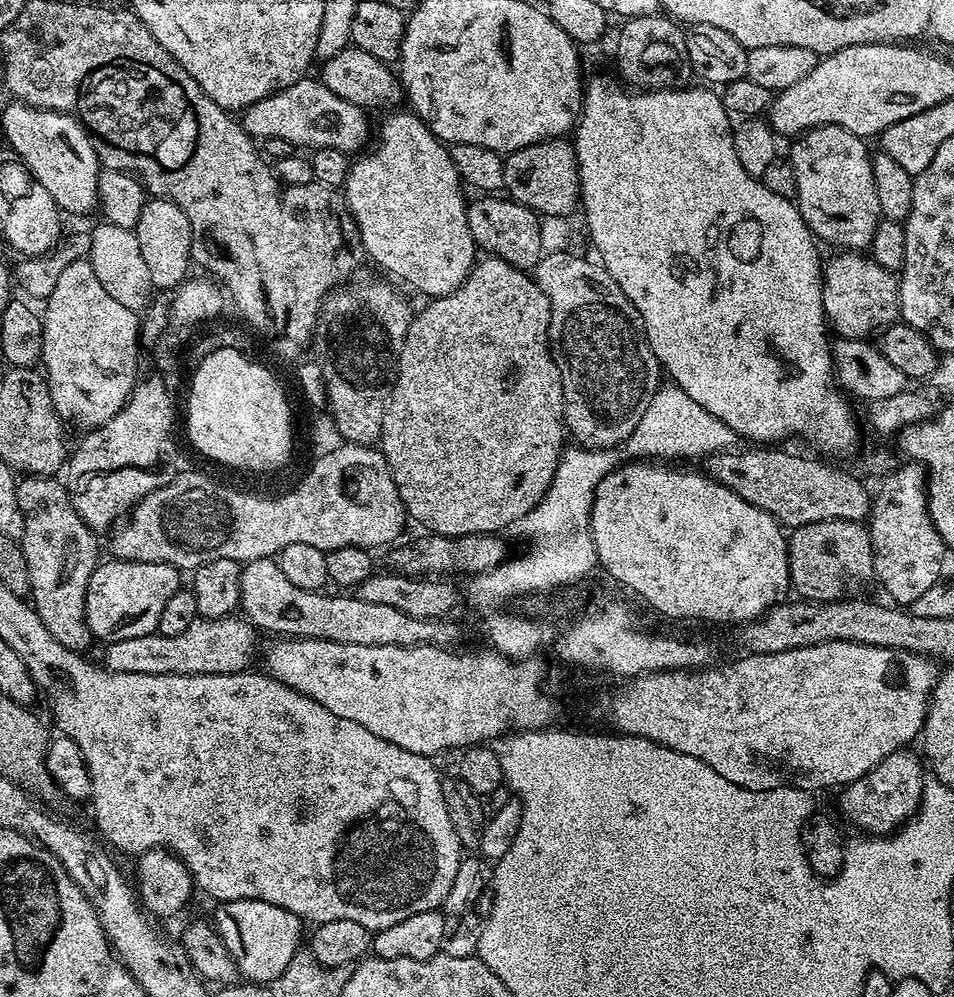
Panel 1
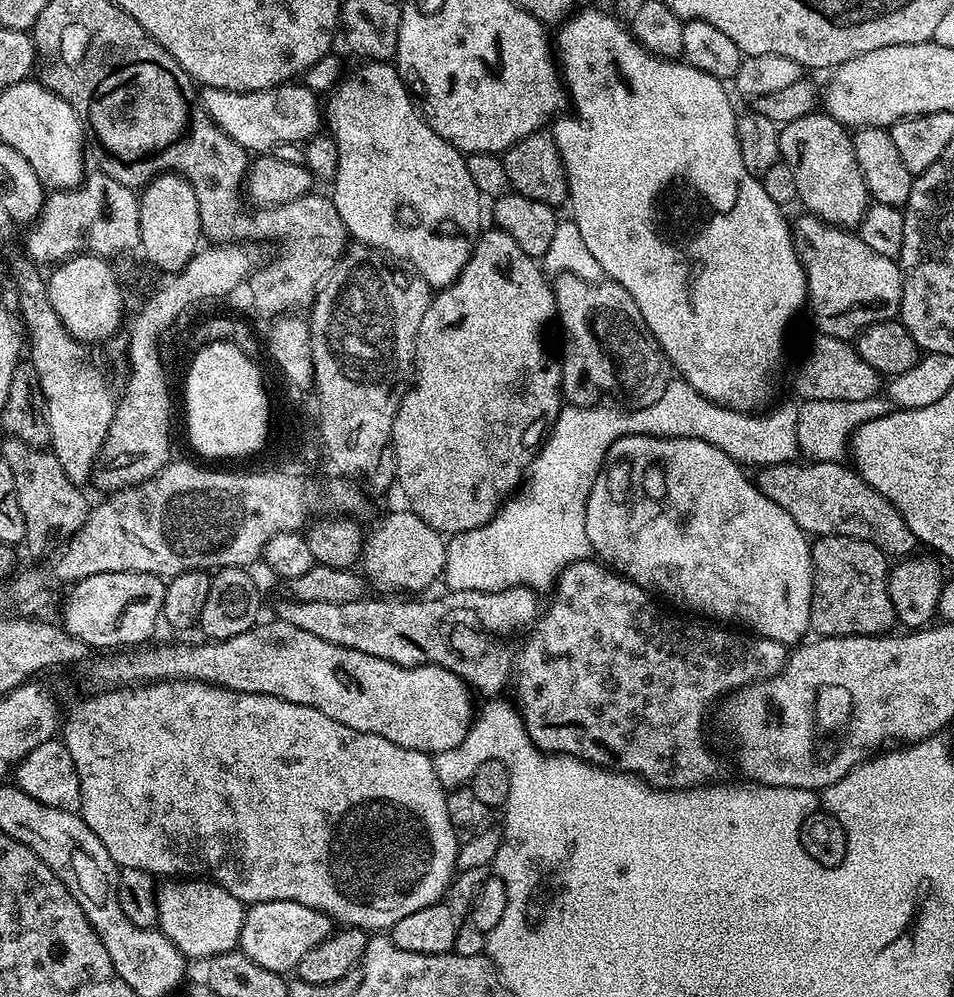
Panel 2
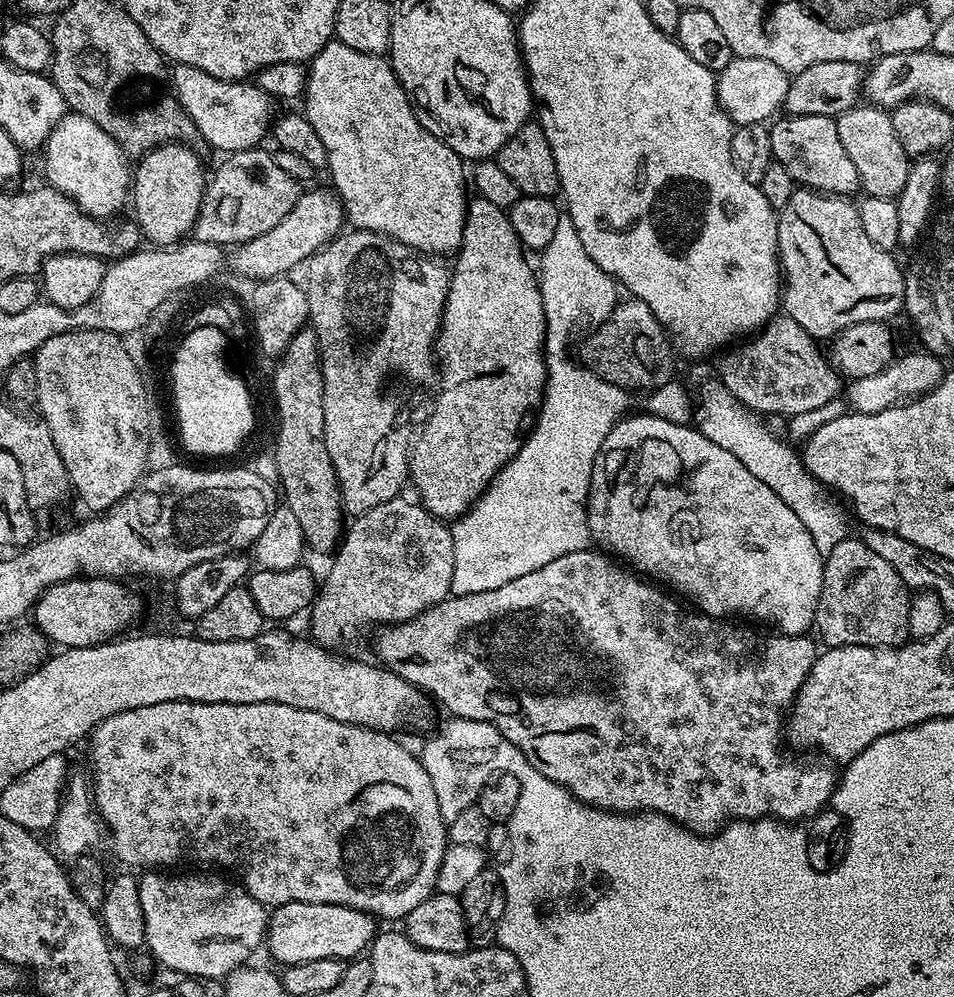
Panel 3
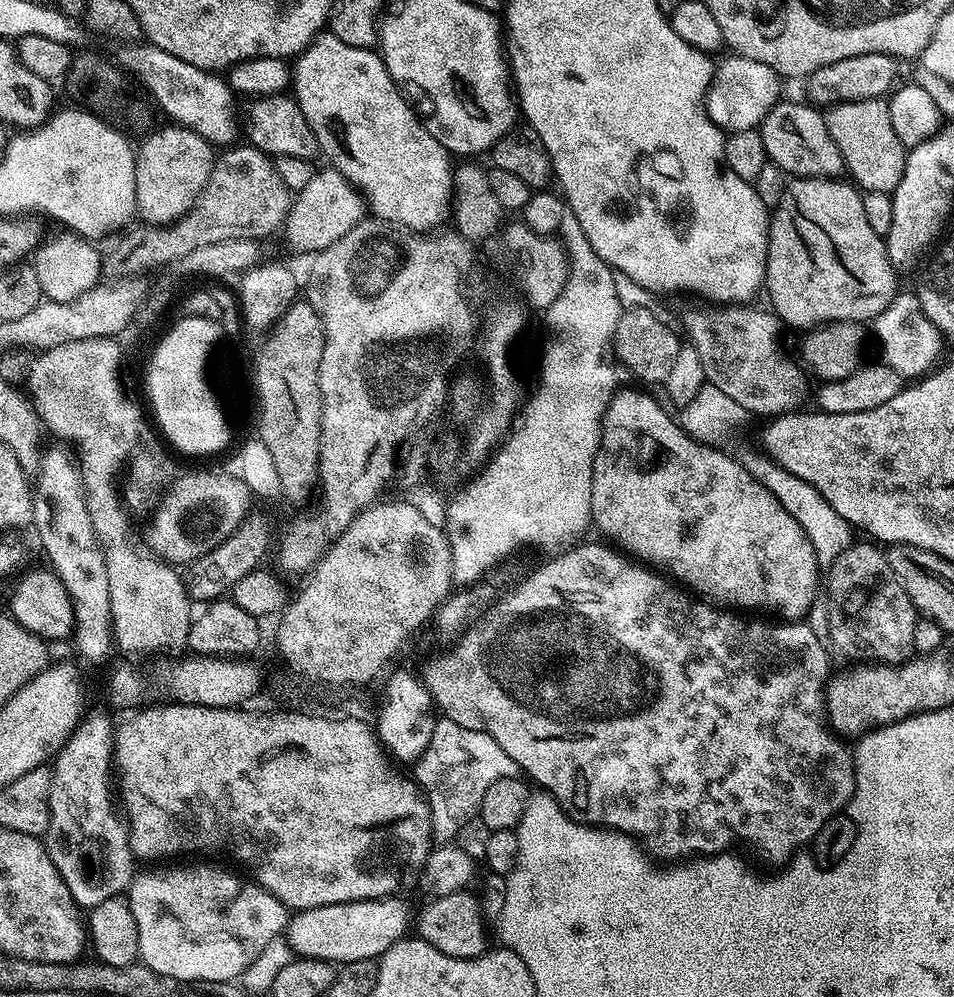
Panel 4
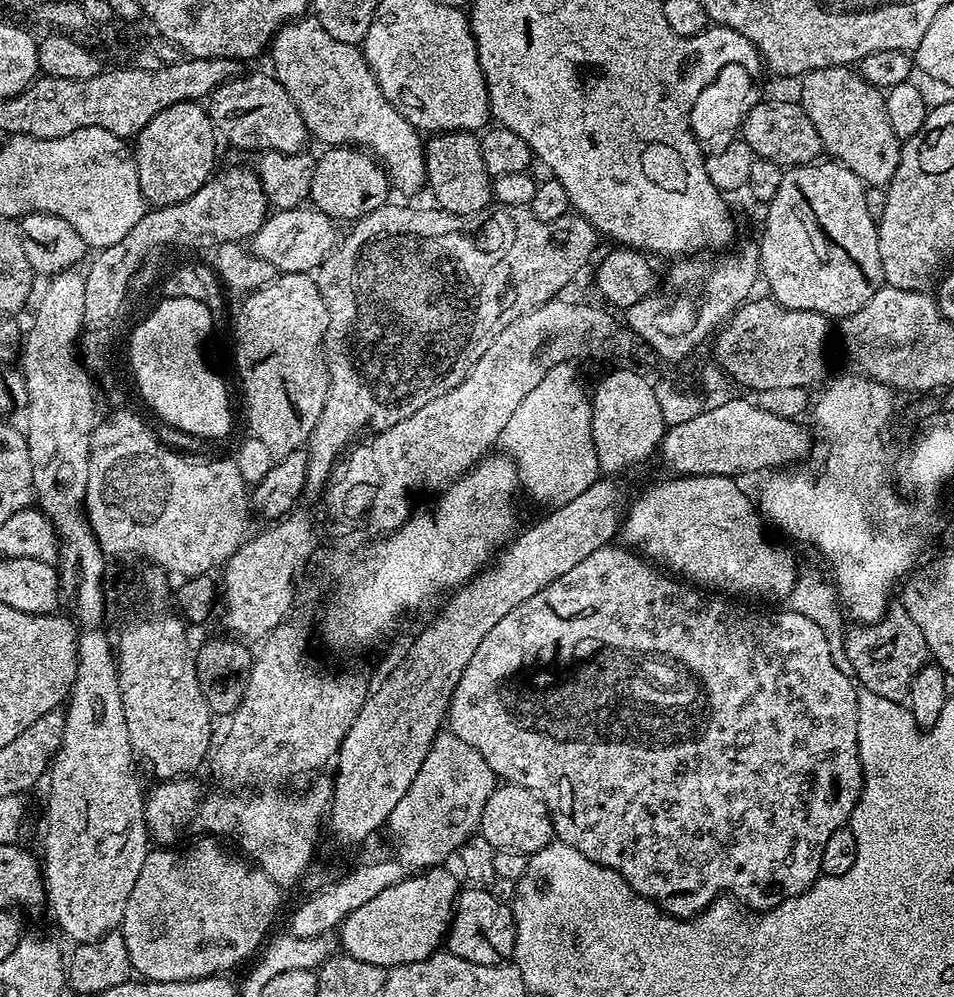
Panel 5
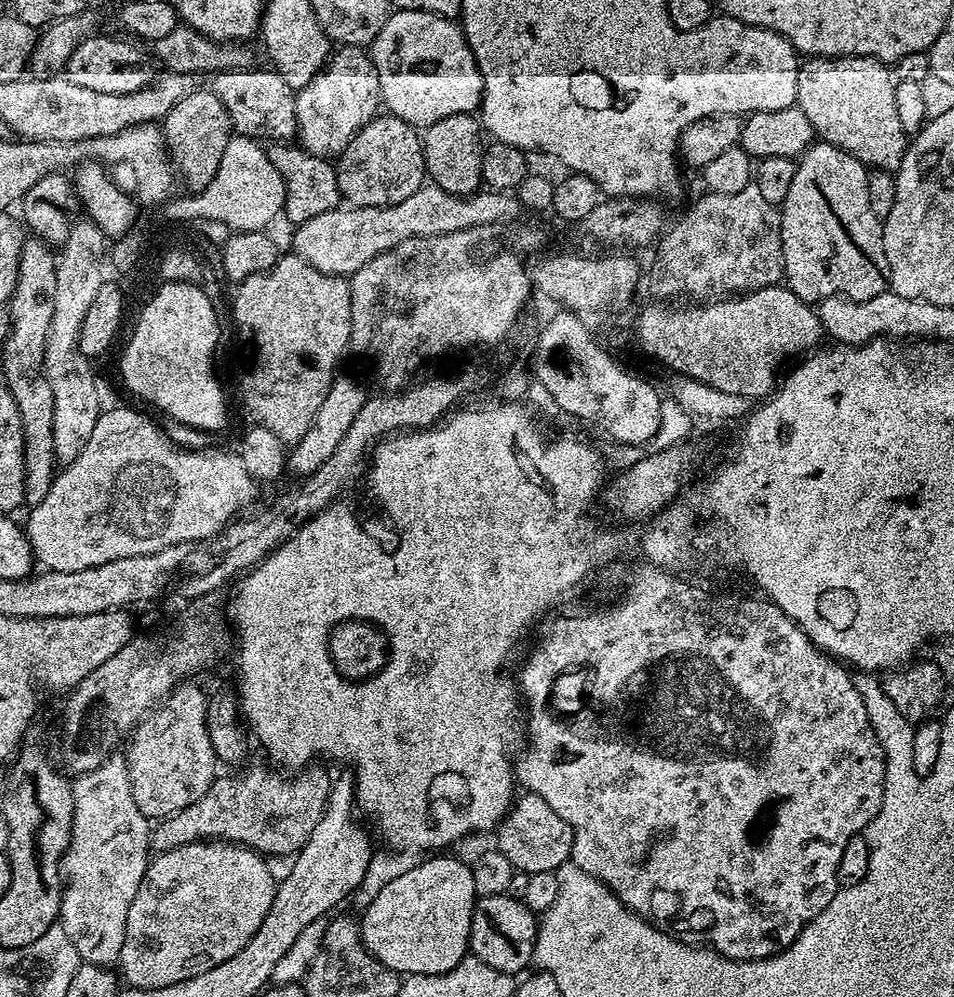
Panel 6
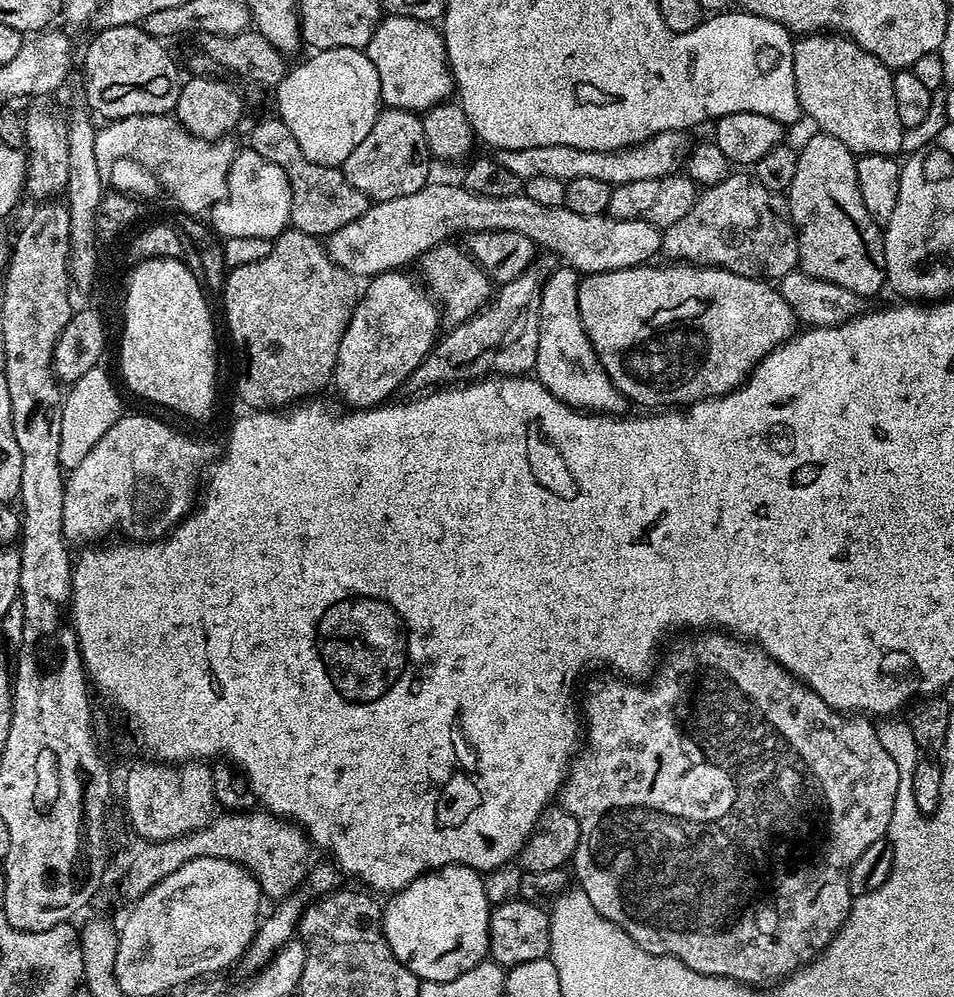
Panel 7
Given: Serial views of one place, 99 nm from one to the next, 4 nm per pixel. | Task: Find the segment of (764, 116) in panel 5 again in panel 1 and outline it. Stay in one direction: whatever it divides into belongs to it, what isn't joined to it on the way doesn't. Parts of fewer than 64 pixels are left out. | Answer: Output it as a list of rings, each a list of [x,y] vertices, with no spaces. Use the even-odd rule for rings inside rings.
[[[822,126],[801,132],[791,141],[790,159],[794,166],[794,174],[798,182],[798,190],[794,203],[799,208],[806,226],[817,241],[833,244],[836,250],[864,250],[874,238],[874,230],[880,225],[881,215],[878,206],[878,190],[874,186],[874,170],[872,169],[873,153],[868,152],[865,137],[850,134],[842,126]]]

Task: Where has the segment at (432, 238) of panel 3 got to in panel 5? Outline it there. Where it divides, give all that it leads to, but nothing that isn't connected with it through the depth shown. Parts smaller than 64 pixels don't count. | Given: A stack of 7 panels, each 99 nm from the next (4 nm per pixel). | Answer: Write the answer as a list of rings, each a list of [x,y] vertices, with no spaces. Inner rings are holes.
[[[315,18],[285,24],[270,45],[275,78],[294,98],[302,122],[324,146],[355,146],[367,150],[384,165],[388,179],[404,192],[425,187],[425,141],[421,133],[382,94],[372,67],[357,45],[330,38]]]

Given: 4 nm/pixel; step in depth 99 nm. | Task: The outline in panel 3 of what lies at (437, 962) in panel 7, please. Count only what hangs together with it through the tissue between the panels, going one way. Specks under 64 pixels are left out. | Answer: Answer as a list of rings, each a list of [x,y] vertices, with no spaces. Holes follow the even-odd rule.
[[[290,902],[280,908],[271,909],[266,933],[266,949],[280,966],[298,962],[314,962],[314,958],[334,958],[351,961],[369,947],[378,928],[373,917],[337,904],[311,904]]]

